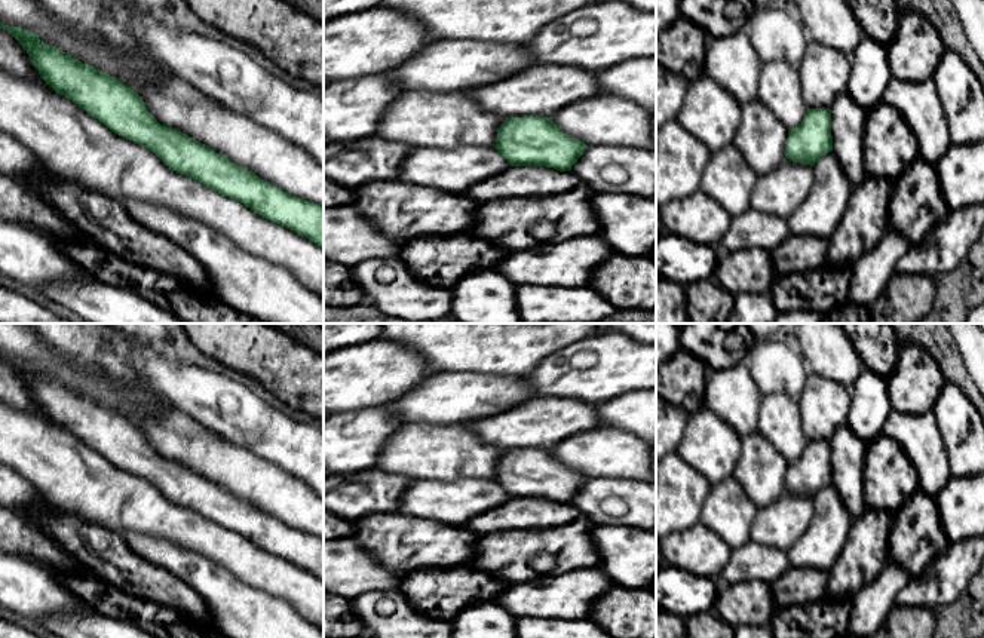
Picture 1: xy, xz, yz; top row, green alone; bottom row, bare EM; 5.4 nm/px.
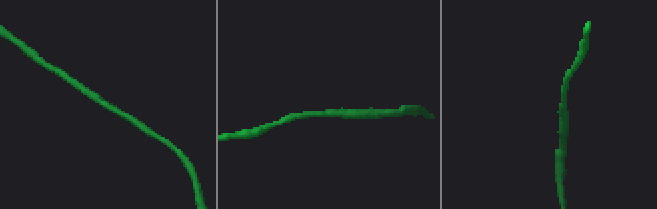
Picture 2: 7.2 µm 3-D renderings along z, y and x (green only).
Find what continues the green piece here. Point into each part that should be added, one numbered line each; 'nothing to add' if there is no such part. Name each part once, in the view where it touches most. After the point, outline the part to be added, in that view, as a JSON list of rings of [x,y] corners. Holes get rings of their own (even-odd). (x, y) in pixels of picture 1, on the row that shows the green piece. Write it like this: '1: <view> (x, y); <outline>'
nothing to add

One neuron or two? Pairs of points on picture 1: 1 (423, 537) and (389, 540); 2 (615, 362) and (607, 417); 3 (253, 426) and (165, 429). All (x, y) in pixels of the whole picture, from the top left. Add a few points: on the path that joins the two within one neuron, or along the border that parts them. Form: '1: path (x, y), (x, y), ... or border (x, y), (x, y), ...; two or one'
1: path (414, 537), (398, 537); one
2: border (640, 390), (621, 393), (597, 405); two
3: border (177, 408), (236, 445); two

